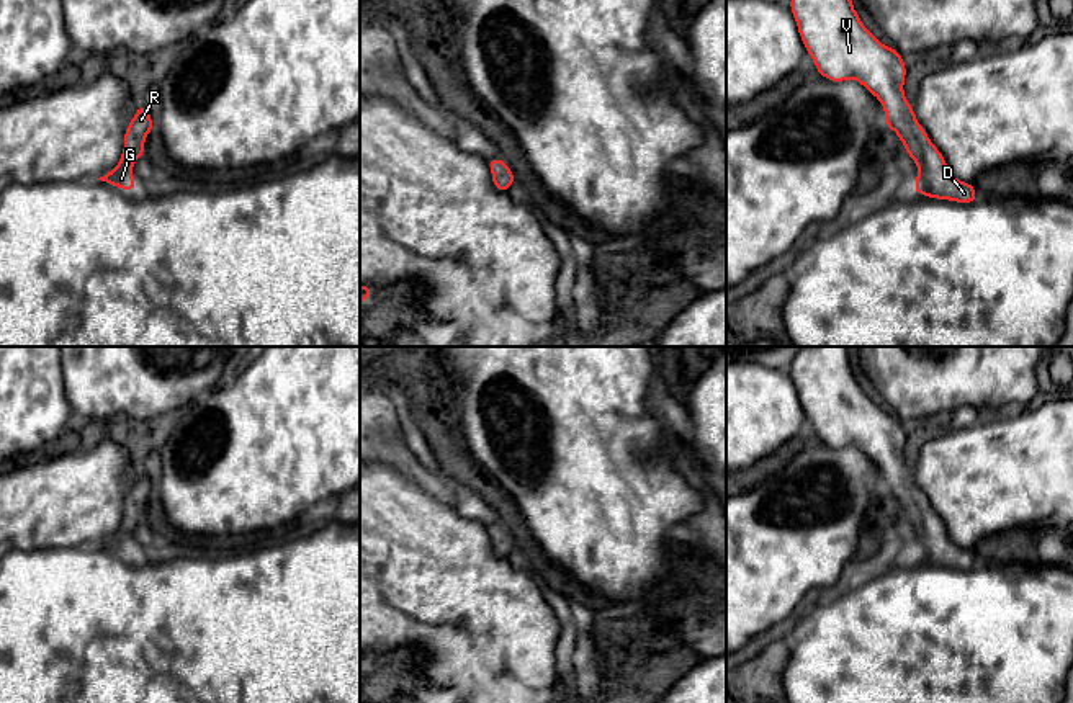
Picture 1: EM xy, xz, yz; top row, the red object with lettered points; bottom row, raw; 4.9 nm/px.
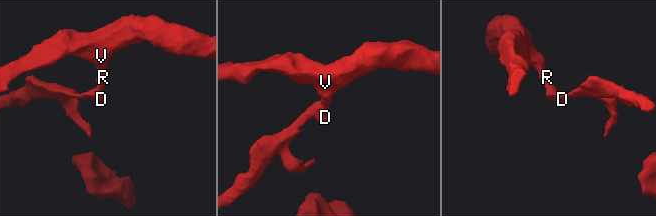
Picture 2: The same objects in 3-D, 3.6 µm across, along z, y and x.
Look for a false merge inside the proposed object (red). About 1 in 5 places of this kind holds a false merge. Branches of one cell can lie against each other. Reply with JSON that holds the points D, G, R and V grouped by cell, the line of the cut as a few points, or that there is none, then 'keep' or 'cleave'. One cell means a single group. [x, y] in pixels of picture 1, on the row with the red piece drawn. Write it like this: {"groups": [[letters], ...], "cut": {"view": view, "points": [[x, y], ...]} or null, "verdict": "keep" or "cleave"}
{"groups": [["D", "G", "R", "V"]], "cut": null, "verdict": "keep"}

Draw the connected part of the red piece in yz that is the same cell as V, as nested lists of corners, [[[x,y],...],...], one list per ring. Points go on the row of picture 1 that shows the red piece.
[[[790,0],[788,5],[816,74],[834,83],[854,78],[878,98],[887,128],[898,134],[918,165],[913,190],[962,204],[978,199],[973,183],[963,183],[950,173],[945,157],[927,139],[914,108],[906,101],[903,56],[864,26],[852,0]]]

